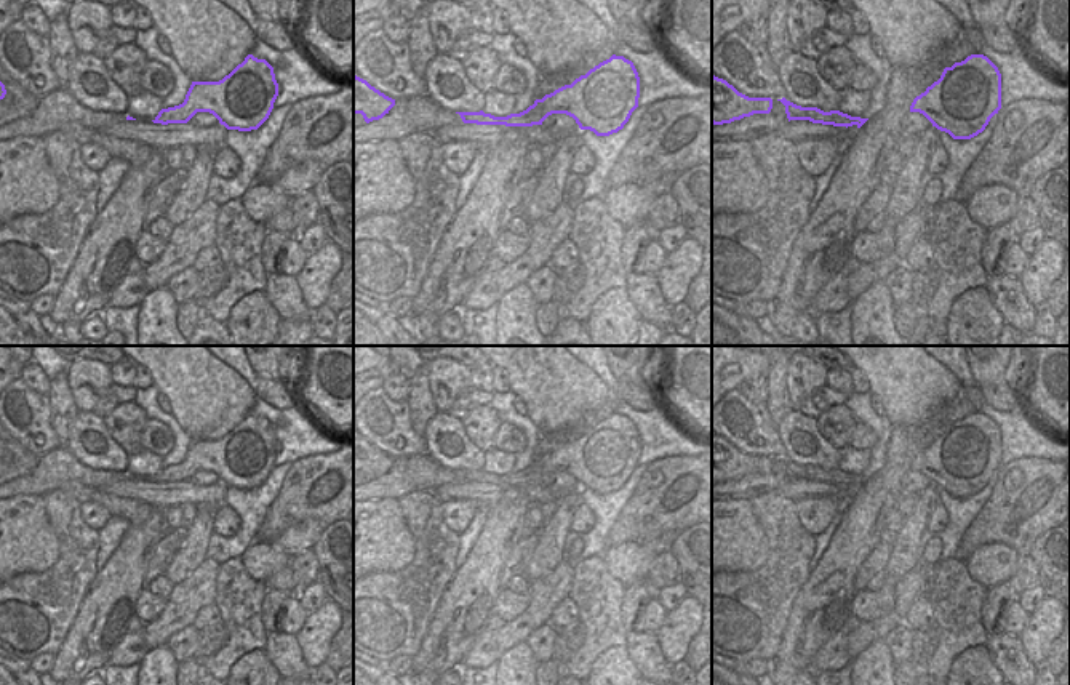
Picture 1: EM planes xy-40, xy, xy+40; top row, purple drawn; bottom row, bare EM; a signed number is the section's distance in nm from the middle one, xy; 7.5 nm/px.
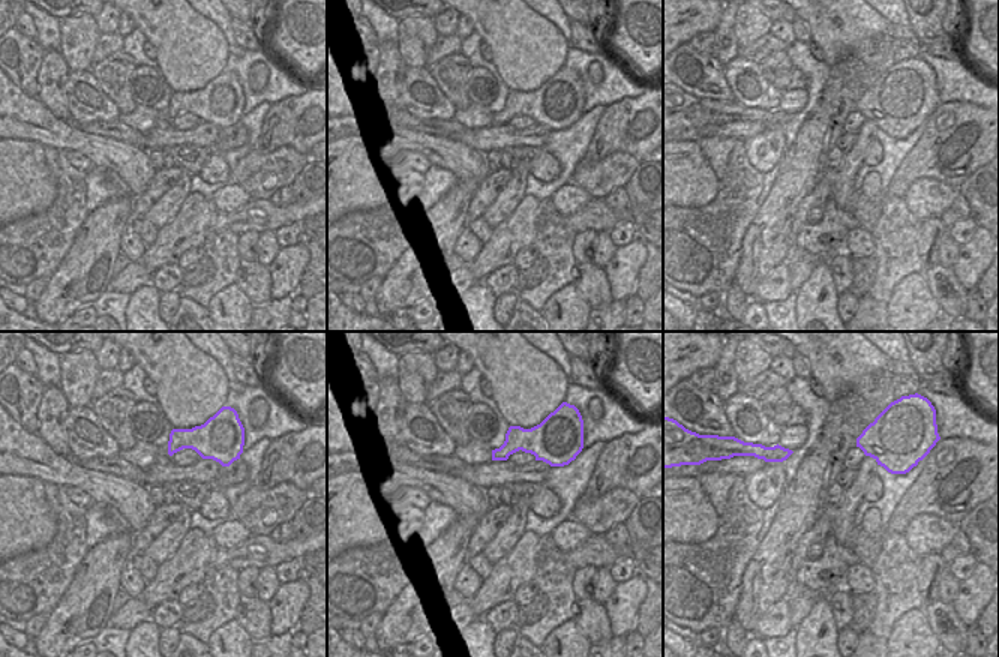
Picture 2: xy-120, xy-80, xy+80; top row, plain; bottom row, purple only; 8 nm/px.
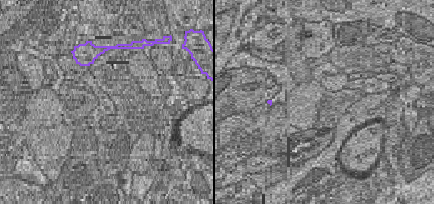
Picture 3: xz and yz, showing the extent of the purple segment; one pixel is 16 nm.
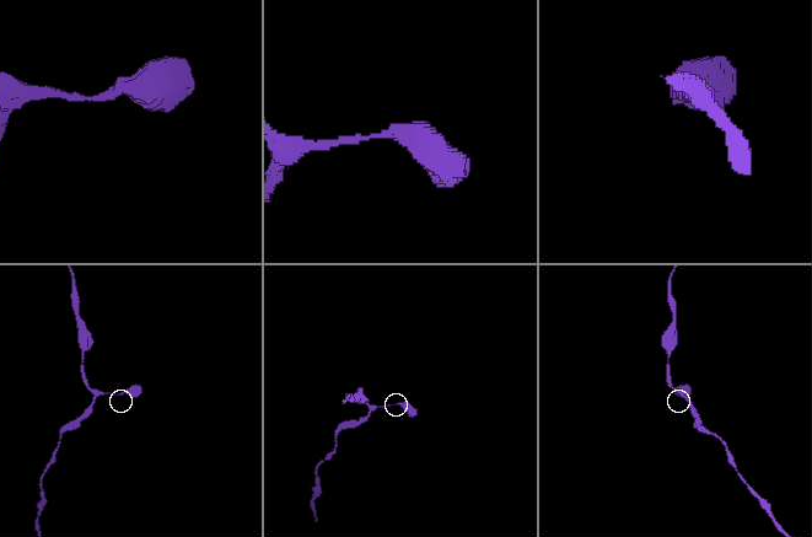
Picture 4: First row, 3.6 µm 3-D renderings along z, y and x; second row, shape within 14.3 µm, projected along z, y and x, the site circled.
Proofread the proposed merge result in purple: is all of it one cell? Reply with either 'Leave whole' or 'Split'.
Leave whole.

